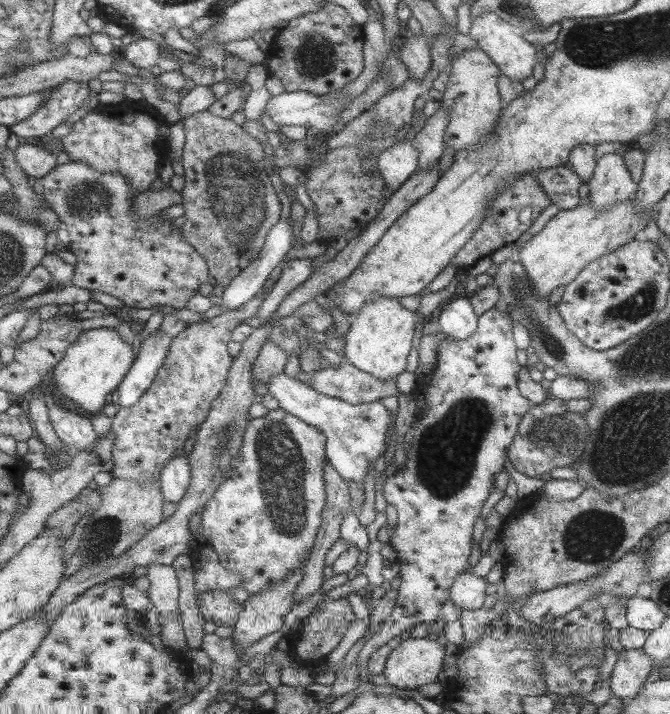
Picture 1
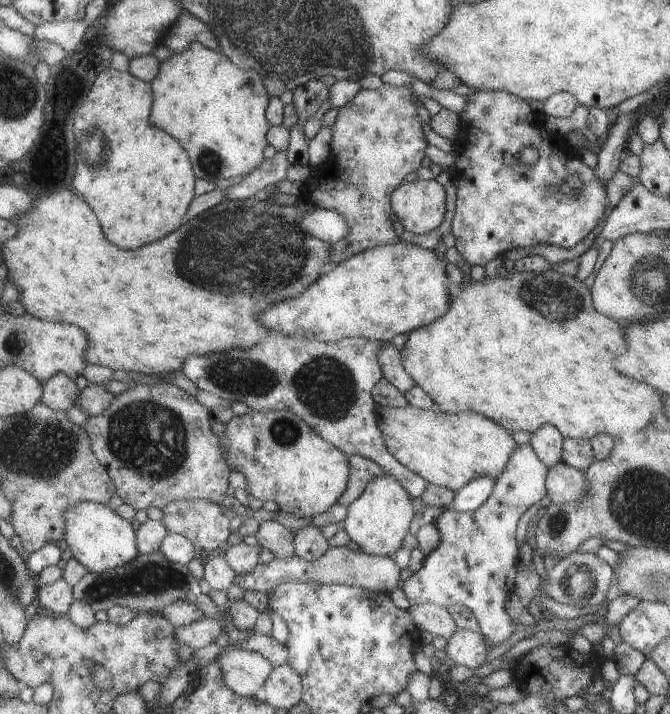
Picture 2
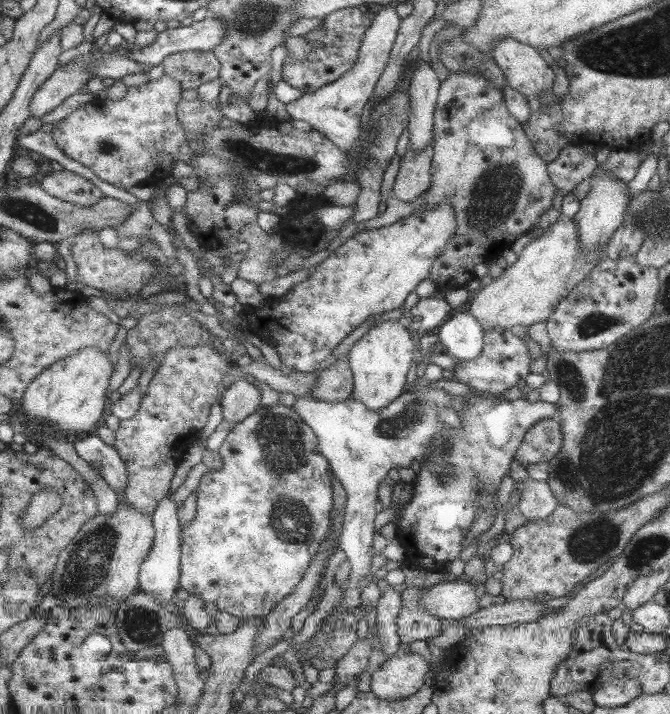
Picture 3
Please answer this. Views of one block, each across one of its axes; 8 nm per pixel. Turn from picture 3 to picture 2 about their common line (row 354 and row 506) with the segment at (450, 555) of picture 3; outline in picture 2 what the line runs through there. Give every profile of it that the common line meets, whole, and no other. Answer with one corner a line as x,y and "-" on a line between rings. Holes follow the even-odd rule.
529,442
516,446
498,474
489,496
472,511
445,510
433,520
440,539
438,545
422,558
421,567
402,586
411,606
433,603
443,608
463,604
474,614
480,634
490,646
501,644
513,630
503,602
511,588
509,576
515,574
517,542
515,526
519,516
545,496
543,478
546,463
535,454

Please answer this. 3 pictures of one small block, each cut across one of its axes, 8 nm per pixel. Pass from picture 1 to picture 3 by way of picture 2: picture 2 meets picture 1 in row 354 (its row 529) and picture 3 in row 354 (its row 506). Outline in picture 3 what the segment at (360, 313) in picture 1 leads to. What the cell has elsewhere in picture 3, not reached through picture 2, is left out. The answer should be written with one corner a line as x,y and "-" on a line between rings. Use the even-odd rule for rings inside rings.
385,320
371,326
353,343
346,359
353,375
352,399
362,402
371,412
377,412
397,398
405,384
407,368
413,358
413,342
401,320

